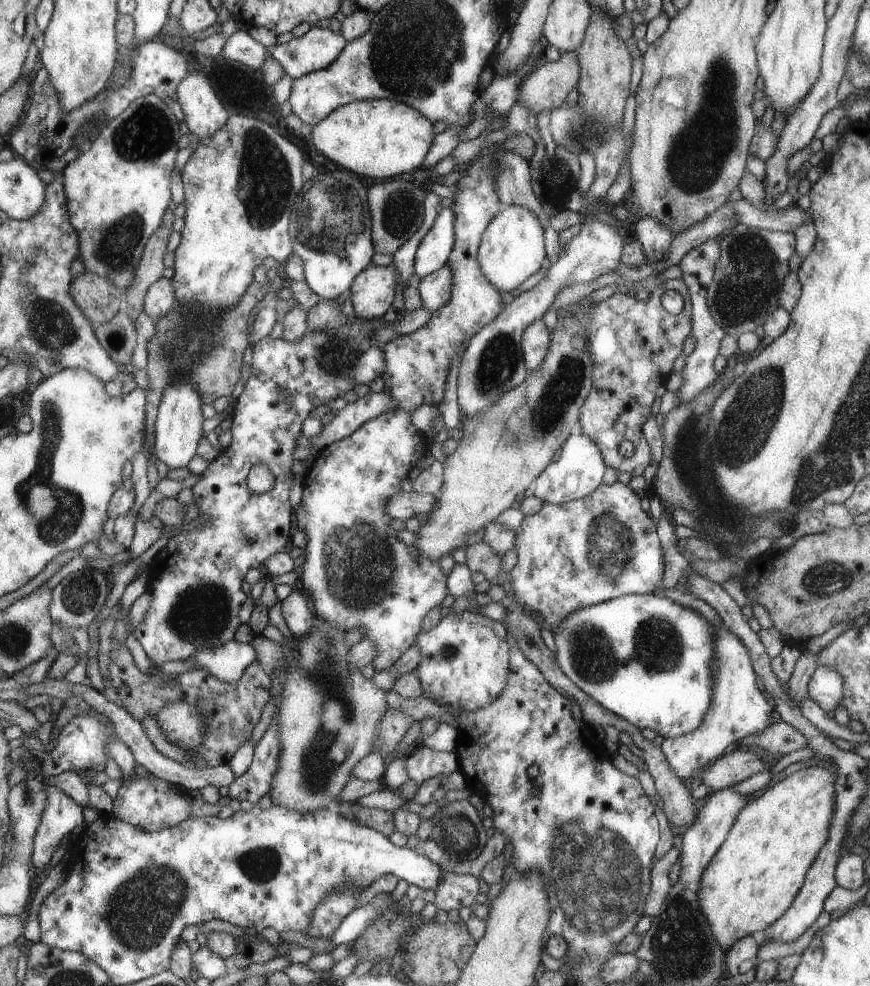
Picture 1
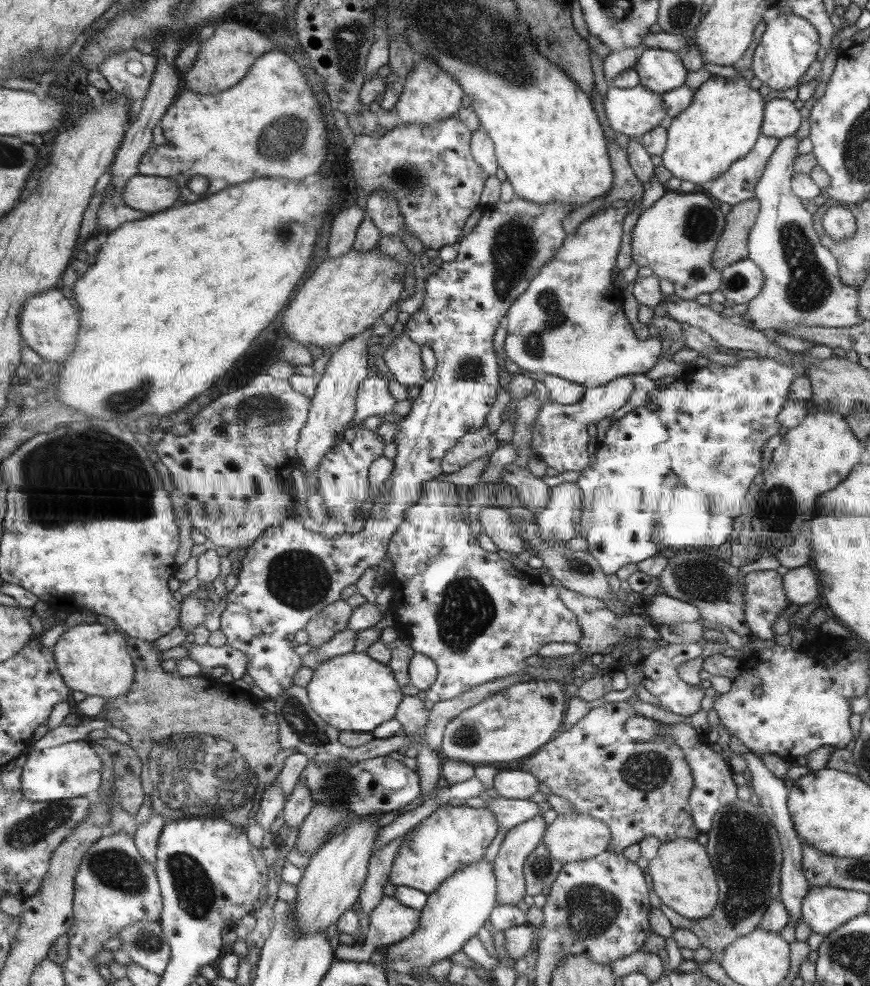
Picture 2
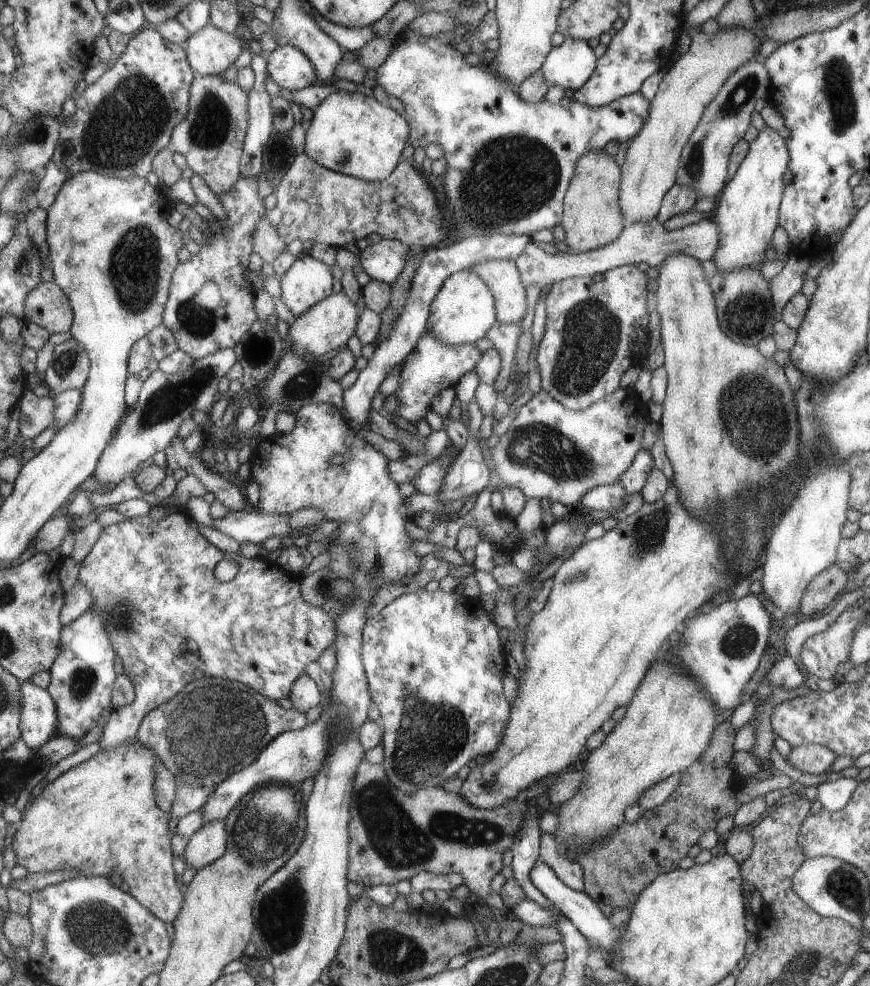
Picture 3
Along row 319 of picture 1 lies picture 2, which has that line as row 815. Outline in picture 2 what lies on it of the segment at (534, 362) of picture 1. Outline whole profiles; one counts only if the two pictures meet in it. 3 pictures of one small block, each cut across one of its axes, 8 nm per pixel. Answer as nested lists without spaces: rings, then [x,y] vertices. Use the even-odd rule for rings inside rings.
[[[541,814],[533,816],[531,820],[518,824],[517,827],[509,829],[500,843],[500,847],[493,859],[495,880],[497,880],[497,904],[515,905],[522,901],[526,894],[525,876],[522,873],[523,863],[526,858],[534,851],[534,848],[542,842],[543,834],[546,832],[546,824]]]

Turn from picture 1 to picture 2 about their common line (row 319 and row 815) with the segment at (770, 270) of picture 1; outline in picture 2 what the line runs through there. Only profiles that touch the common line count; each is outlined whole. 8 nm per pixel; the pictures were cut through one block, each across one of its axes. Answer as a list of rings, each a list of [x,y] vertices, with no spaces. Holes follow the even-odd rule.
[[[735,799],[719,807],[713,818],[713,826],[706,835],[706,852],[711,854],[711,863],[715,862],[713,868],[715,880],[718,881],[717,904],[707,918],[679,919],[675,924],[697,936],[700,944],[708,948],[712,958],[718,961],[727,945],[739,939],[739,936],[755,928],[779,932],[789,923],[790,918],[779,900],[782,845],[779,844],[778,832],[759,804]]]

